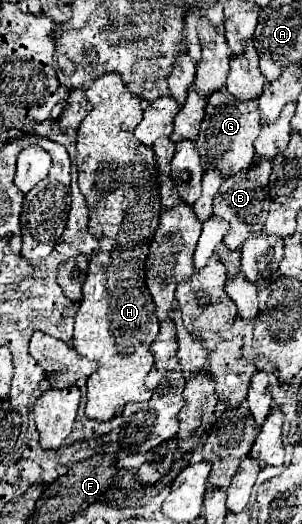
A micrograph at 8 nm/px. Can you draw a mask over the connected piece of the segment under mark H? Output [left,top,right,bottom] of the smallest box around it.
[74,73,160,421]

